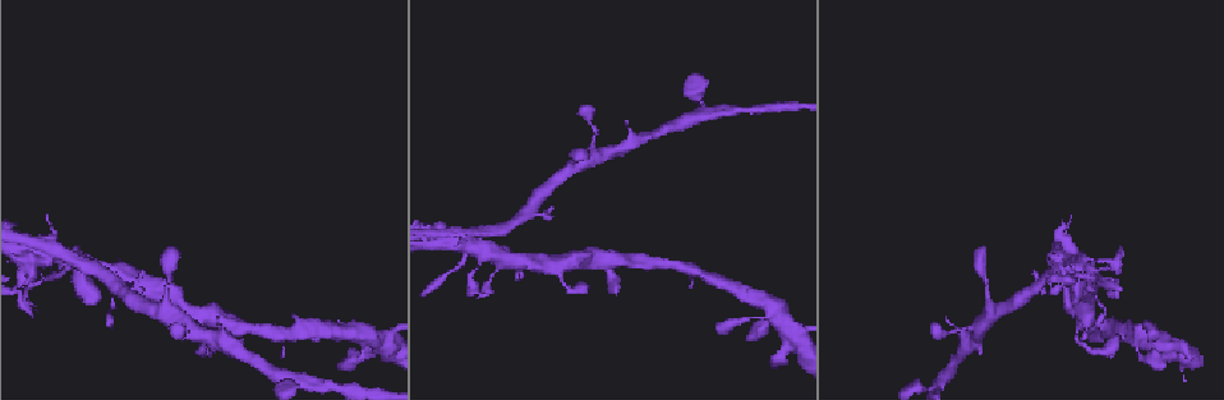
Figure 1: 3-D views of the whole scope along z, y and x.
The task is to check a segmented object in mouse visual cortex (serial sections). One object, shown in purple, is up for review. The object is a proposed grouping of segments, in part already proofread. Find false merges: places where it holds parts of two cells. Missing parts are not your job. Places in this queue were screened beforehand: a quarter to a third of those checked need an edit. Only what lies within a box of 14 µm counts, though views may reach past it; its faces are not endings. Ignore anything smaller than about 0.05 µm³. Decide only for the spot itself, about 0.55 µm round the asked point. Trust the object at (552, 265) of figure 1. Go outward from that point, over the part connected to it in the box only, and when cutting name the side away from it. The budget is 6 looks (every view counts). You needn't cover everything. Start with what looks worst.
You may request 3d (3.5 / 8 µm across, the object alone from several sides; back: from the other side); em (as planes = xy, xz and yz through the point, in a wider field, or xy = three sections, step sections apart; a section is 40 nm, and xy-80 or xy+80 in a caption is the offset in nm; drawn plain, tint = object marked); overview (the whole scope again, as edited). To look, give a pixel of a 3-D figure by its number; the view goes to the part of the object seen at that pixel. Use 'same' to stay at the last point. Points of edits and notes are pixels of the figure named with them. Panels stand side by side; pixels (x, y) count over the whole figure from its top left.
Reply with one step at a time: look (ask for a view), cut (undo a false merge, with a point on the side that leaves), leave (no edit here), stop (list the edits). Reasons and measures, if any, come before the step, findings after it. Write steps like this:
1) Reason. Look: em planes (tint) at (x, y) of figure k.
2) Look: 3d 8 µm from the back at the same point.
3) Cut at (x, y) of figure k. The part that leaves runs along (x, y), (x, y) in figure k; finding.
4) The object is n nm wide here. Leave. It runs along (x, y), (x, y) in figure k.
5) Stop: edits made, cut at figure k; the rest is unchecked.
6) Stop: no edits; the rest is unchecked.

Abrupt turn. Look: 3d 3.5 µm at (467, 242) of figure 1.

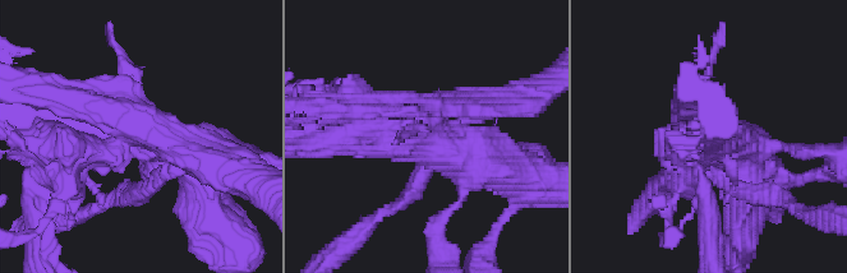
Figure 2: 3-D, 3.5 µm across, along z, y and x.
Now the EM. Look: em xy step 1 (tint) at (149, 136) of figure 2.

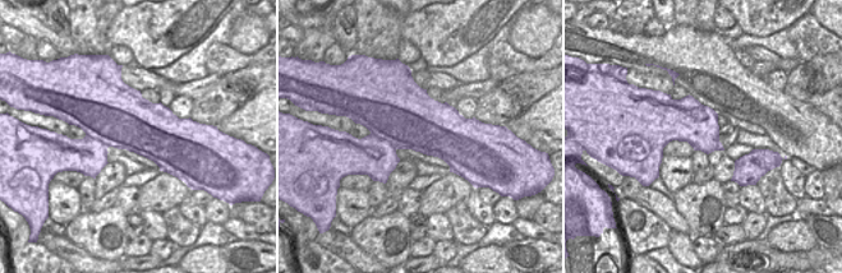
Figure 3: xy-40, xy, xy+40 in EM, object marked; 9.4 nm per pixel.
The object is 600 nm wide here. Cut at (110, 37) of figure 2. The part that leaves runs along (438, 109), (509, 102), (548, 86) in figure 2; two cells meet here.

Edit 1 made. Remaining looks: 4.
Small branch off a trunk. Look: 3d 3.5 µm at (1082, 324) of figure 1.

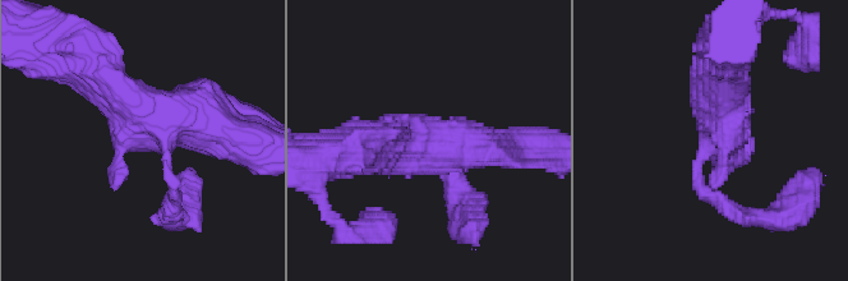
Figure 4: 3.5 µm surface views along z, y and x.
Look: em xy step 3 (tint) at (163, 140) of figure 4.

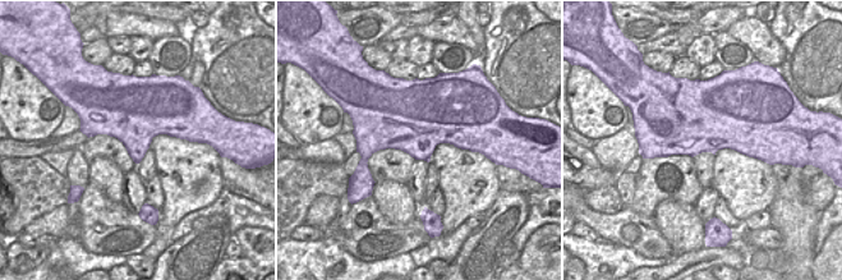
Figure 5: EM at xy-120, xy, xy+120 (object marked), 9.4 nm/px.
Leave. It runs along (91, 72), (138, 115), (248, 138) in figure 4; one cell here.

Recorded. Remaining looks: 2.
Stop: edits made, cut at figure 2; the rest is unchecked.

